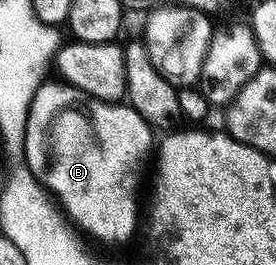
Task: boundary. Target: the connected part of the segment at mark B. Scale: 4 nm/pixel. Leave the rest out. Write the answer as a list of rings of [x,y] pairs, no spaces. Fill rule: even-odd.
[[[47,80],[38,88],[30,104],[24,142],[25,168],[53,194],[61,212],[79,230],[82,228],[88,236],[95,237],[106,245],[122,245],[133,235],[134,228],[137,225],[139,228],[140,225],[138,192],[142,189],[146,160],[149,157],[151,160],[152,146],[155,144],[152,126],[135,109],[131,109],[129,104],[101,101],[61,80],[53,80]]]

